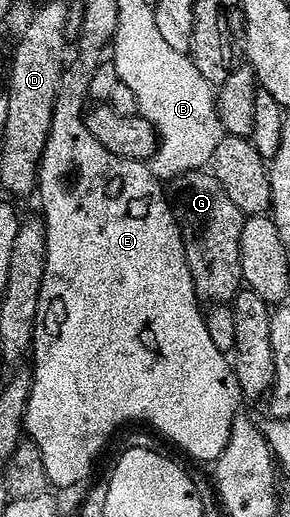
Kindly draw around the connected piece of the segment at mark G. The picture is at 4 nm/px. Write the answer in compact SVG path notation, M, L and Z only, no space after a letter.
M212 171L184 172L168 181L167 195L173 206L173 214L181 228L183 250L187 266L191 270L198 301L223 304L232 301L241 291L241 263L239 262L239 238L243 234L247 216L227 198L227 190L219 186Z

